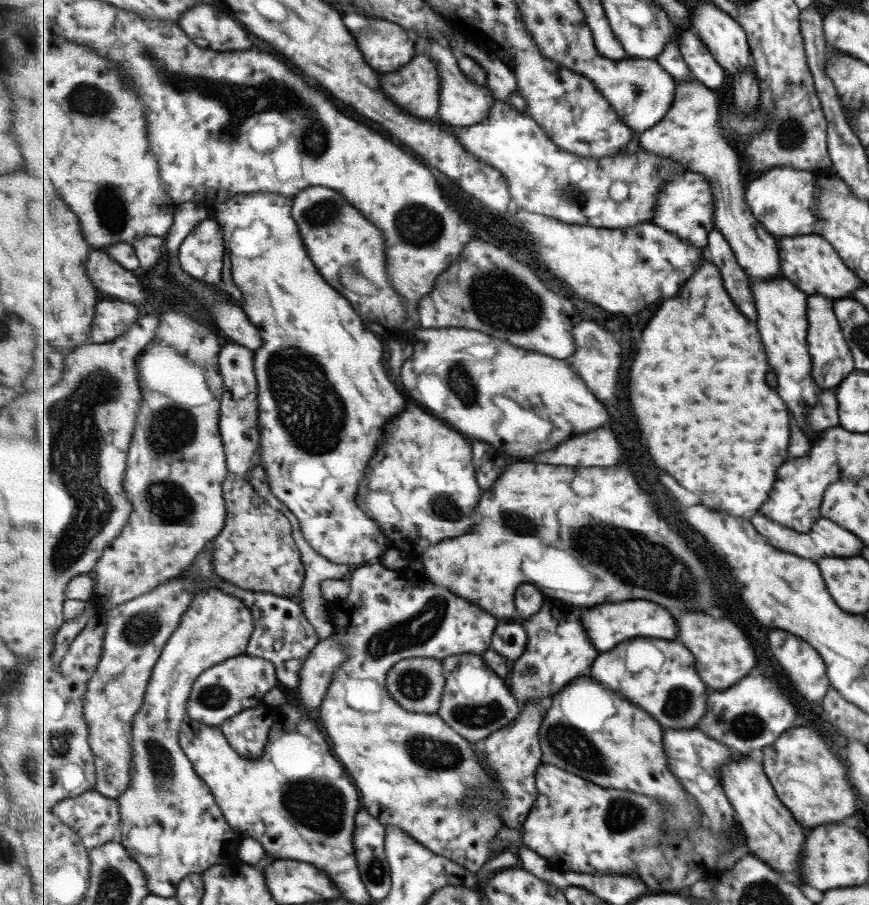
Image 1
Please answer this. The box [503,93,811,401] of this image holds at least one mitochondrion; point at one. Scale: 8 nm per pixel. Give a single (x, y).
(577, 196)

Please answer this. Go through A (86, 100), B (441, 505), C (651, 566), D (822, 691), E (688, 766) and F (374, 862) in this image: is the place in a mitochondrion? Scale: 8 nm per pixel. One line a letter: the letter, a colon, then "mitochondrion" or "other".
A: mitochondrion
B: mitochondrion
C: mitochondrion
D: other
E: other
F: mitochondrion

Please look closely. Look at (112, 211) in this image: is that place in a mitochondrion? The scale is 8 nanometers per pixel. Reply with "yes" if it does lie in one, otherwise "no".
yes

